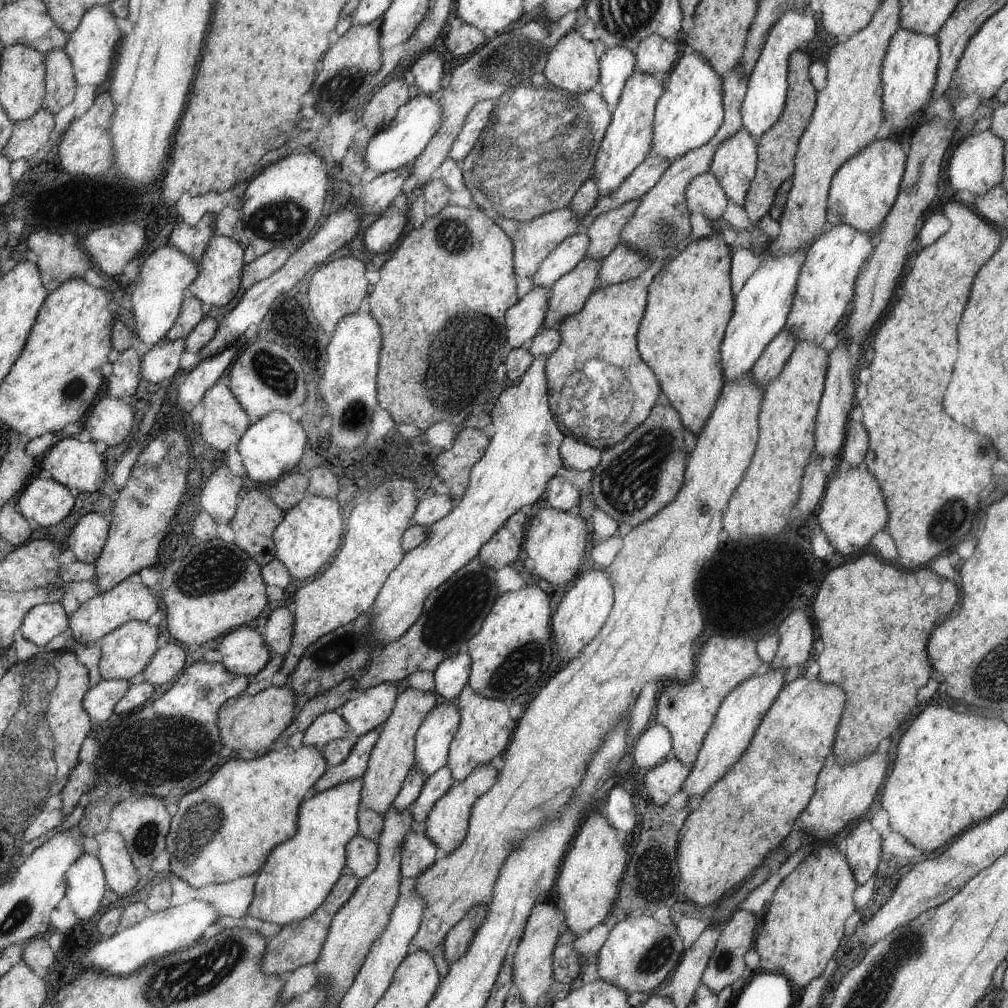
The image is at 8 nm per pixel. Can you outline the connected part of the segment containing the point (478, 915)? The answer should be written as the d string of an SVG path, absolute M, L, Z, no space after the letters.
M484 905L472 907L465 918L445 936L443 956L448 964L460 960L460 957L468 950L488 911L489 908Z

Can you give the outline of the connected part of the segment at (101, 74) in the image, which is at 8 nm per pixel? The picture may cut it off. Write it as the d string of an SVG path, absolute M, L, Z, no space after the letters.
M108 6L92 7L82 18L80 26L71 34L64 45L64 52L70 57L74 78L78 86L100 86L112 74L116 62L120 32L116 28L116 18Z

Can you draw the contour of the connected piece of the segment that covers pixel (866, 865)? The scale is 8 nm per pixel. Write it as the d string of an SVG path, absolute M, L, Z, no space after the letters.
M865 821L860 822L854 830L850 830L848 836L838 842L837 848L831 846L829 842L811 845L806 859L782 880L771 899L770 906L760 914L762 928L754 940L754 948L761 960L760 970L784 975L798 990L805 989L812 980L825 971L828 963L835 959L835 952L840 946L840 940L846 934L844 930L846 920L857 910L854 905L854 890L857 886L866 884L876 874L880 874L880 870L882 870L880 842L882 842L880 833L876 832L870 821Z

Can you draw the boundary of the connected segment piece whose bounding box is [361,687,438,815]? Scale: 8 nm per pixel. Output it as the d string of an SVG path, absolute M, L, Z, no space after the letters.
M408 687L398 696L397 706L381 726L381 736L369 756L369 768L363 777L361 790L361 806L378 814L385 815L394 806L401 787L404 786L409 772L416 766L416 736L421 724L438 704L436 692L423 693Z

